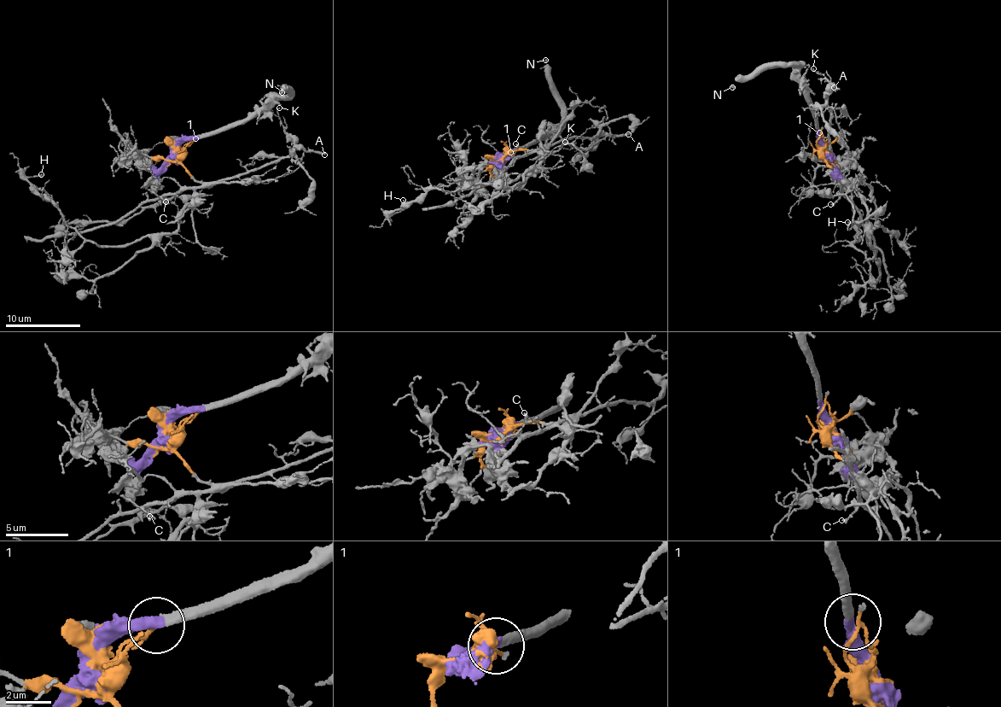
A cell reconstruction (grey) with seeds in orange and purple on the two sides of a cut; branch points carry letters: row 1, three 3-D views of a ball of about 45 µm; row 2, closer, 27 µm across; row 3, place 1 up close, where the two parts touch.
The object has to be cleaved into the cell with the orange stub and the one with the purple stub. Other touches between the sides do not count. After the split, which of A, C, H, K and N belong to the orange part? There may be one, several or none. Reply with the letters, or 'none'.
A, C, H, K

